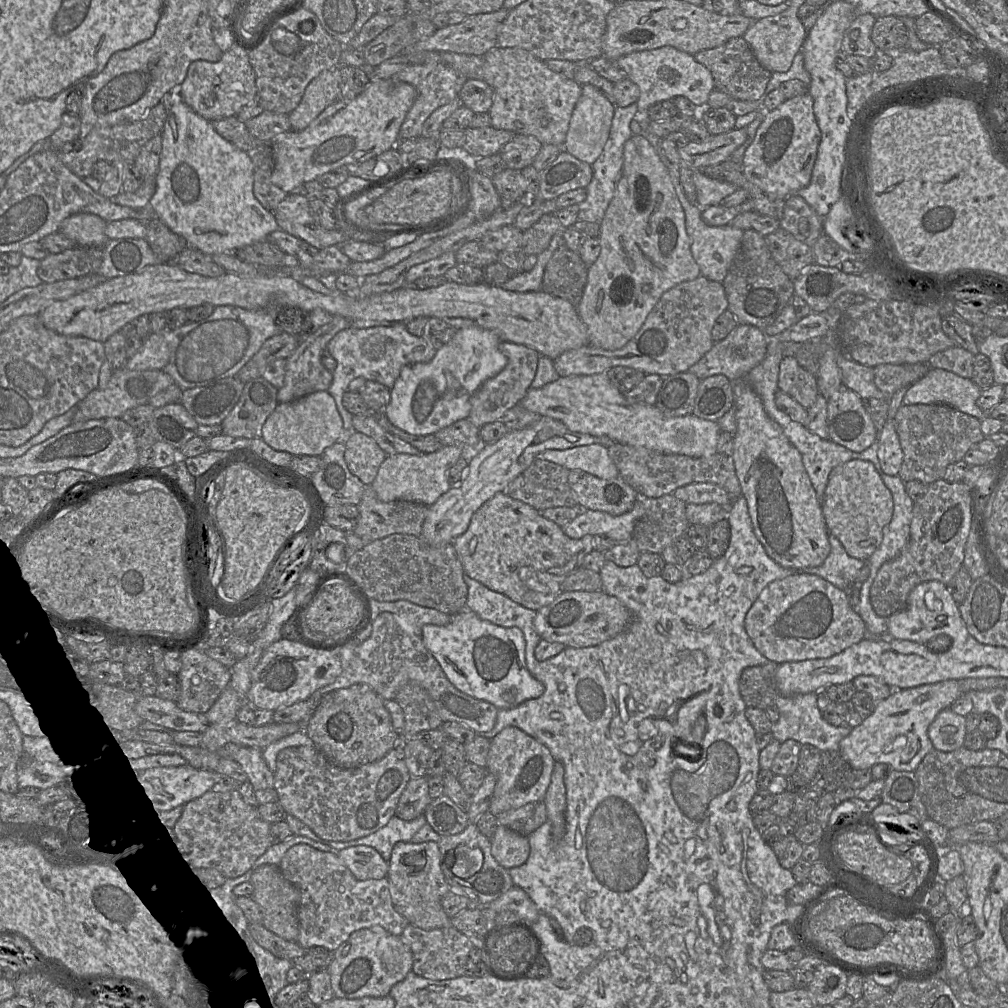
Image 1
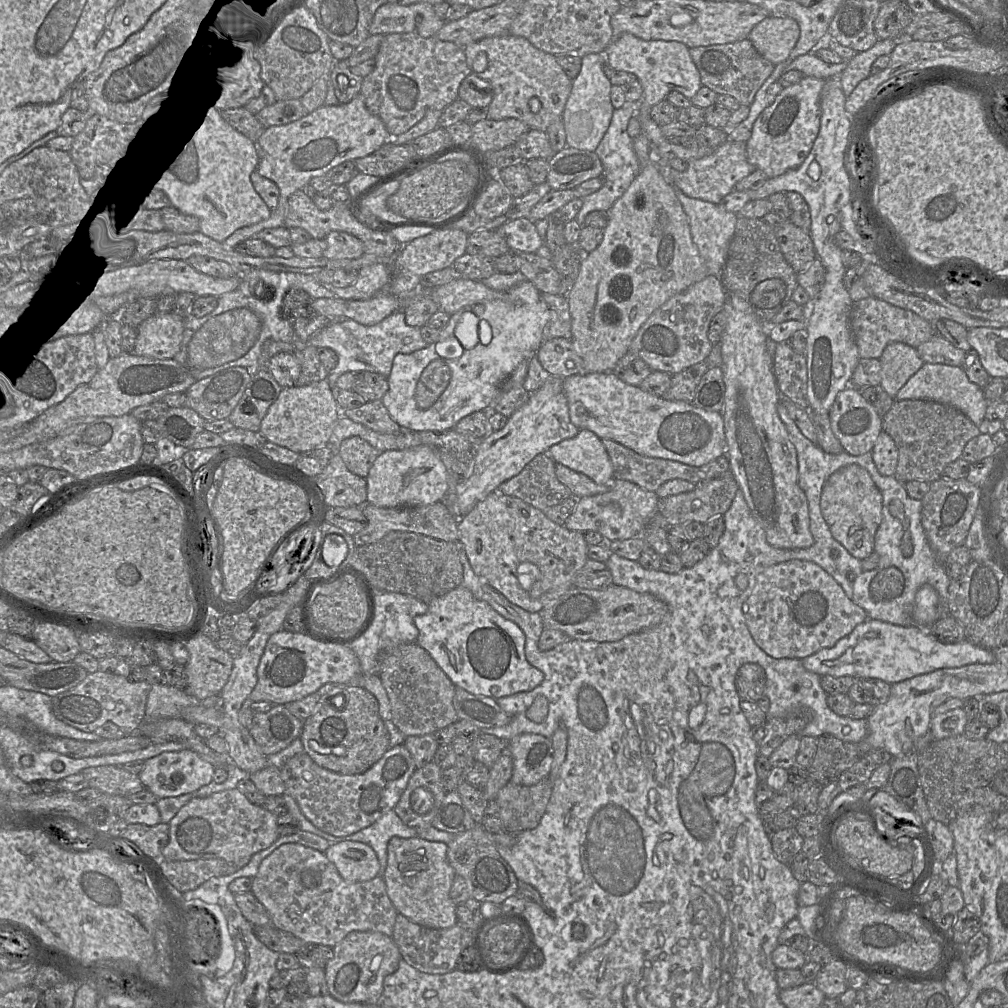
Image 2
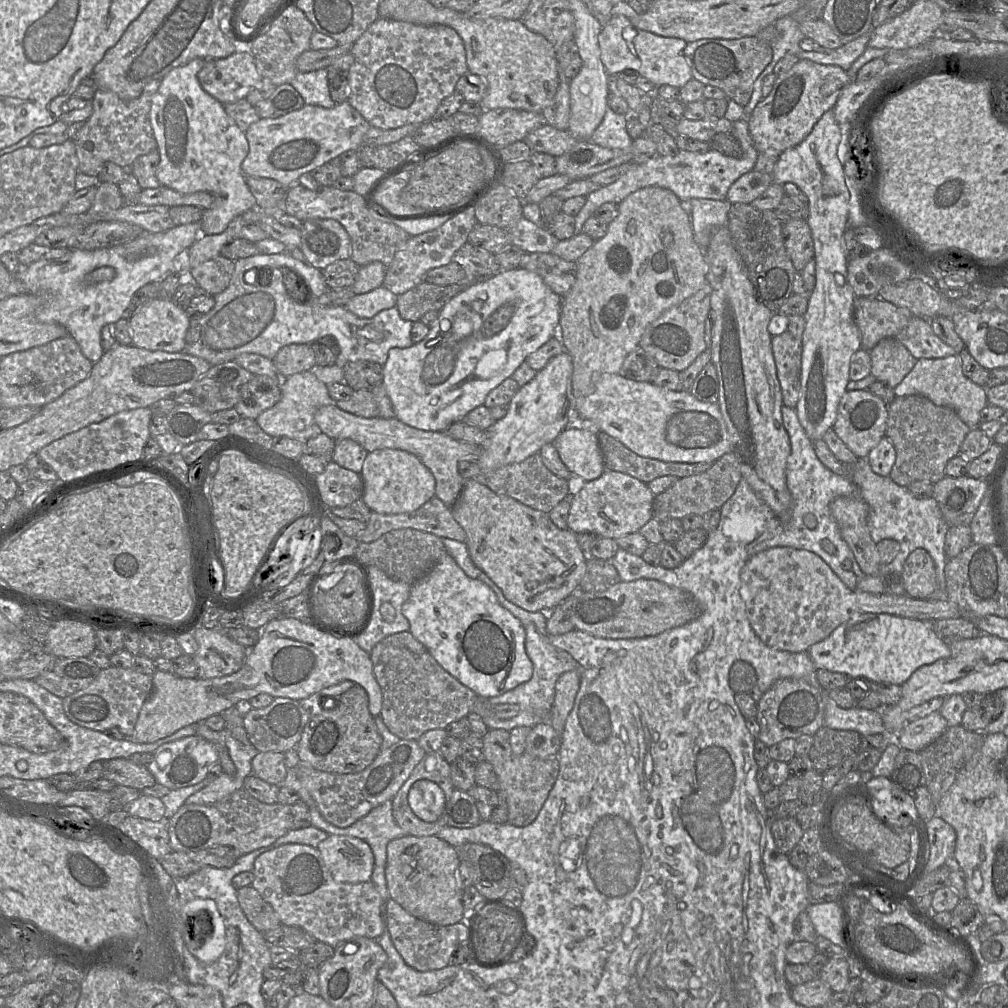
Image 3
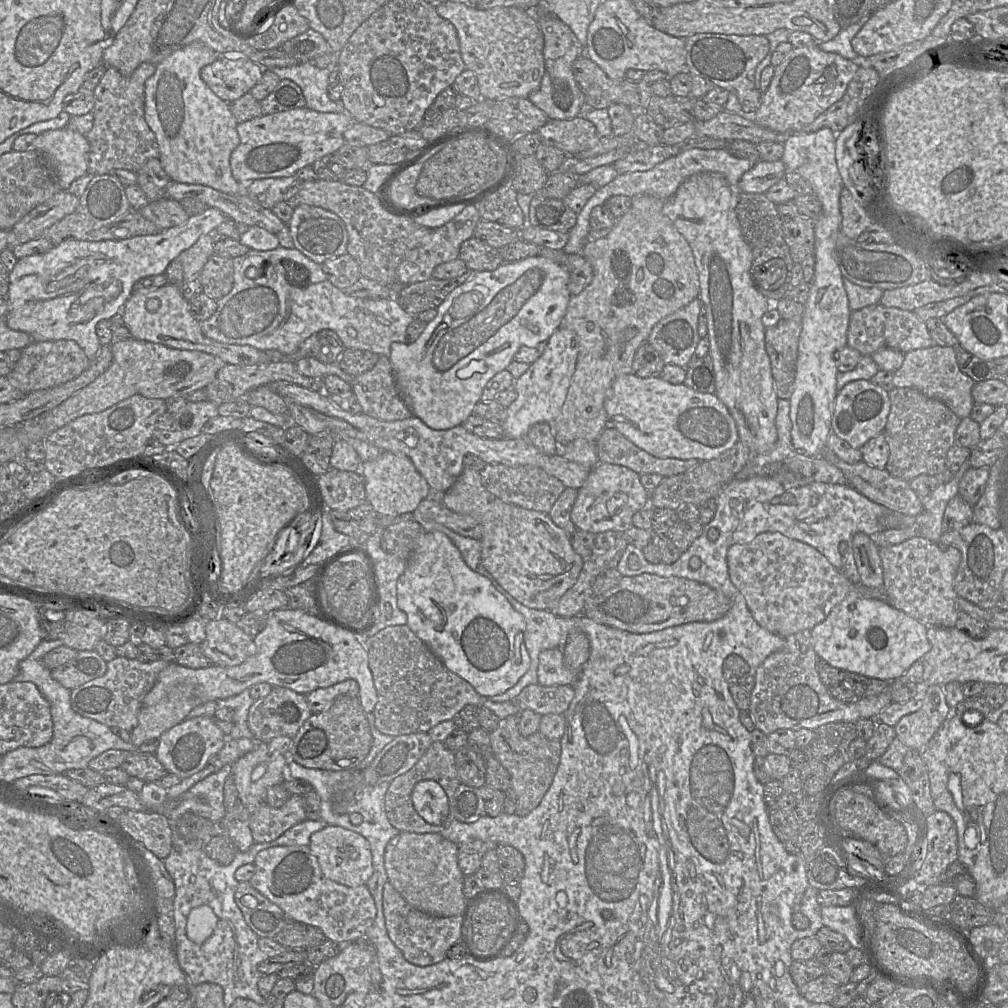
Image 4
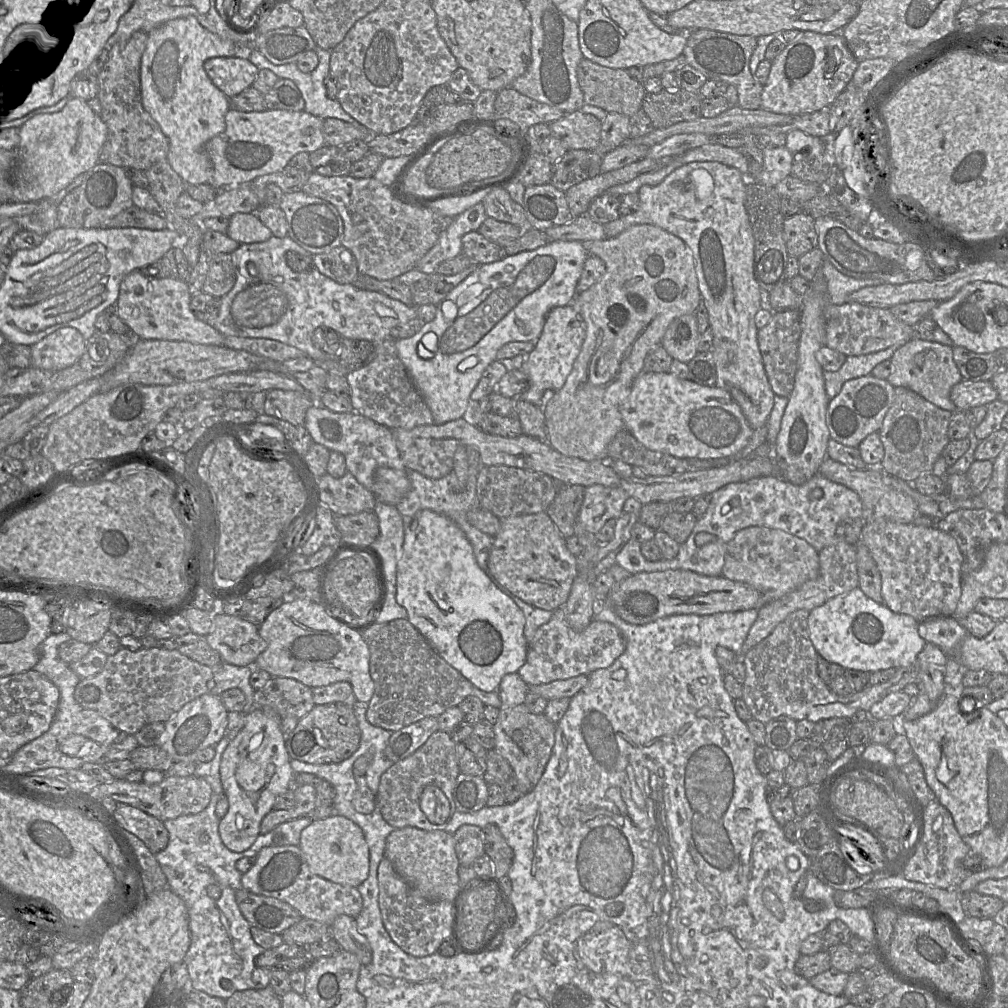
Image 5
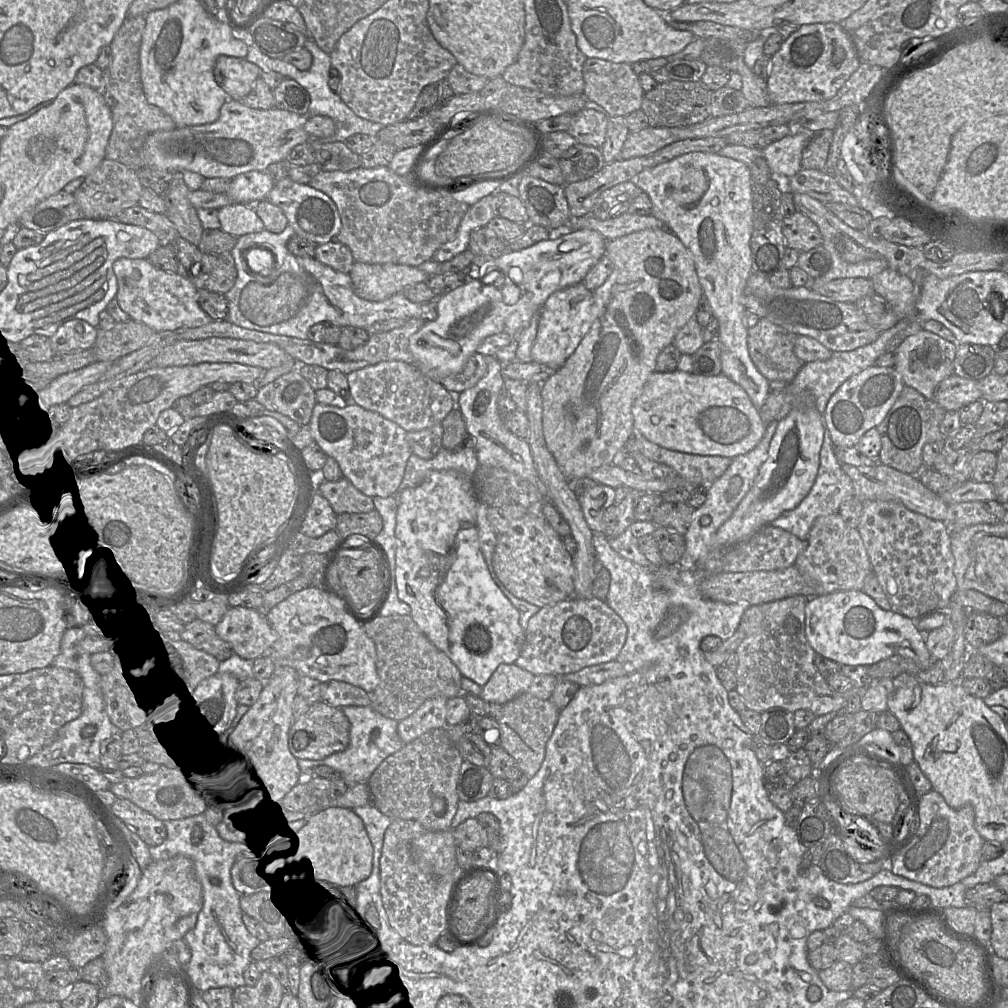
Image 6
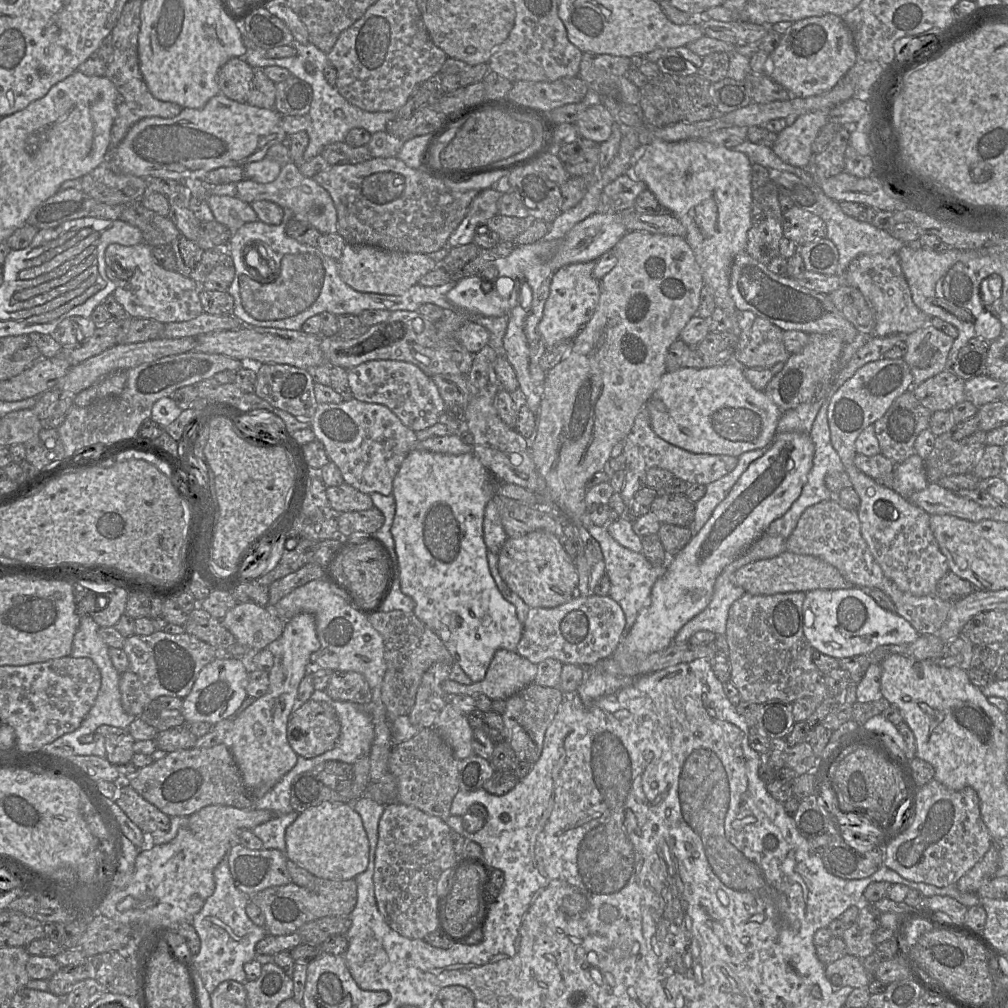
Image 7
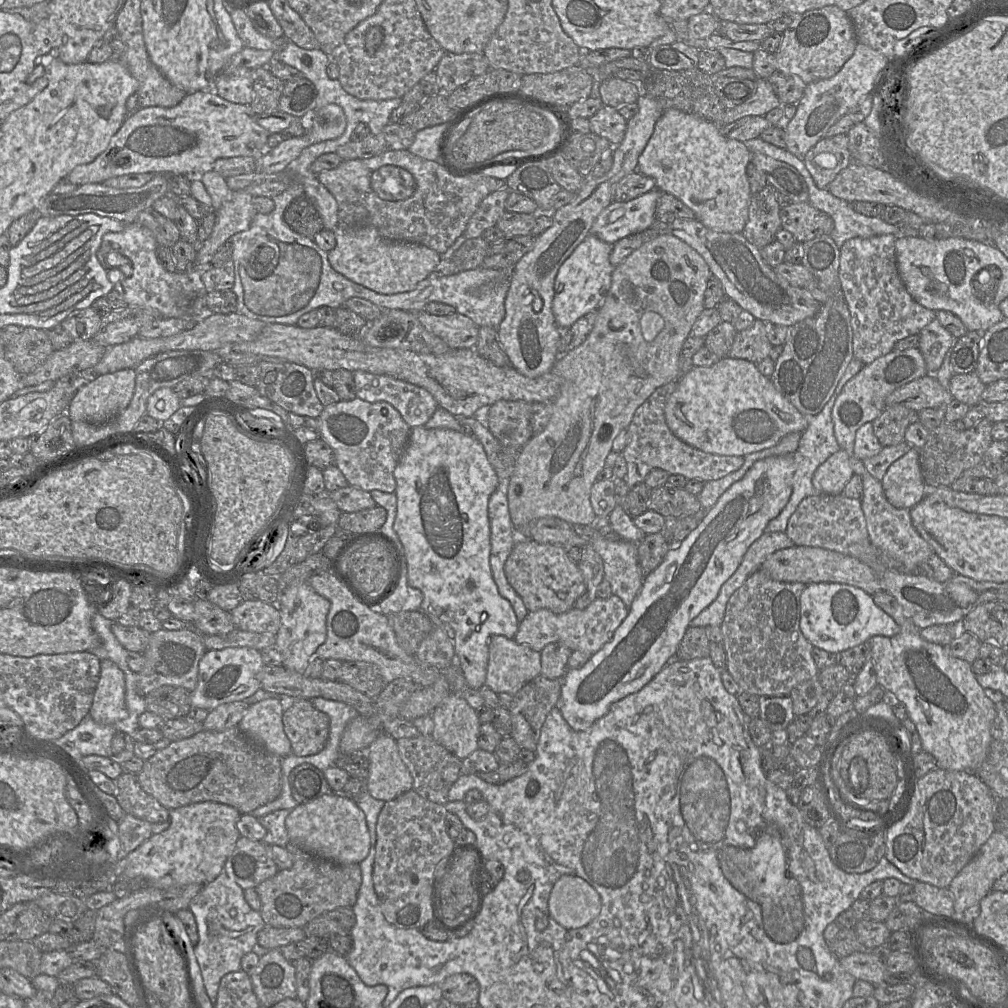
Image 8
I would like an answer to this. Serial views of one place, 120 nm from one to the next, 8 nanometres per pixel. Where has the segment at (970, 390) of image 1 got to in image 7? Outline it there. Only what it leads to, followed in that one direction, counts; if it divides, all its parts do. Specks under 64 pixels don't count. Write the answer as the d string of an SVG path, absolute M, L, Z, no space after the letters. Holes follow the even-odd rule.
M931 323L907 336L907 351L903 359L912 373L913 385L919 385L945 370L954 340Z

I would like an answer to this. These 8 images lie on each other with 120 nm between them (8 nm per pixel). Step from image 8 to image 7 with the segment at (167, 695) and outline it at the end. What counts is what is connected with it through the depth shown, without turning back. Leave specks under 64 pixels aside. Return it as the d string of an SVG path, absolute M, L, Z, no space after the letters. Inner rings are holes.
M172 696L156 698L137 718L141 718L156 728L158 732L186 725L183 714L183 699Z

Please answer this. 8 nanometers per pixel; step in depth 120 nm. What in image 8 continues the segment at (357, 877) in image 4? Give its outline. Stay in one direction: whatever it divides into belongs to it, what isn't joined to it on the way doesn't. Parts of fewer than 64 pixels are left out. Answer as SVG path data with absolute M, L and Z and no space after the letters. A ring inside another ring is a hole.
M333 792L298 804L287 816L286 828L292 844L337 864L360 864L369 854L366 816L357 802L342 793Z

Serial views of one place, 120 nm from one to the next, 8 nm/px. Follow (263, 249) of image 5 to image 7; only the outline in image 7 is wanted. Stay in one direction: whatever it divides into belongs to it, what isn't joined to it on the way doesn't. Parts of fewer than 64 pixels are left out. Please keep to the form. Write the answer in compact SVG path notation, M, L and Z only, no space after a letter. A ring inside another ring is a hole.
M283 209L283 219L278 225L269 225L256 220L244 224L232 233L231 239L226 245L226 252L232 258L235 266L235 276L228 289L228 293L234 299L233 316L244 326L271 327L288 330L302 330L303 323L310 317L330 312L336 316L352 314L358 316L364 310L398 310L419 311L419 308L427 303L435 304L447 312L454 310L453 305L447 299L447 293L457 282L450 281L441 286L428 287L416 284L398 295L376 294L358 292L348 286L339 276L337 261L324 255L318 246L299 243L286 234L286 225L293 218L289 209ZM261 247L268 254L269 276L264 277L255 269L249 267L245 262L245 254L249 248Z

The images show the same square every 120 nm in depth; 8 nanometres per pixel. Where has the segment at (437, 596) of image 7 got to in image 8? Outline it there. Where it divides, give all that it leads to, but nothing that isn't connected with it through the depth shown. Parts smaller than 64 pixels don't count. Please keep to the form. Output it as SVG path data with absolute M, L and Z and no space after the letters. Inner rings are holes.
M416 426L411 428L408 443L394 469L394 477L396 481L395 493L397 496L397 514L393 524L393 529L397 533L404 548L407 563L408 584L411 587L422 591L423 601L420 610L430 618L433 622L433 627L441 627L447 633L449 638L453 640L455 662L461 669L468 687L471 689L480 689L485 684L487 675L488 640L493 635L501 635L509 639L514 639L519 627L519 622L511 604L498 593L498 588L493 580L489 564L490 526L488 519L488 501L491 494L497 488L497 475L488 461L482 444L473 435L465 432L457 432L451 429L429 429L424 426Z

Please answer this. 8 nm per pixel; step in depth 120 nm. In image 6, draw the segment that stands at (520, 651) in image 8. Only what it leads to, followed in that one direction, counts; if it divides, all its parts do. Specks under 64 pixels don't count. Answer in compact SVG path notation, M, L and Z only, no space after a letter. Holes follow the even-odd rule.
M515 663L500 664L487 683L482 686L479 697L486 702L500 705L528 692L534 675L518 667Z

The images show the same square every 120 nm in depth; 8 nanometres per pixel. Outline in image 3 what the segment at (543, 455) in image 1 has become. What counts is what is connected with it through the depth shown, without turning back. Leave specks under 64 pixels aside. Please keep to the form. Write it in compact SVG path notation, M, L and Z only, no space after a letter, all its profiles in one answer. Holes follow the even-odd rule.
M572 424L559 434L553 444L575 478L574 482L597 479L605 471L597 431L592 427Z

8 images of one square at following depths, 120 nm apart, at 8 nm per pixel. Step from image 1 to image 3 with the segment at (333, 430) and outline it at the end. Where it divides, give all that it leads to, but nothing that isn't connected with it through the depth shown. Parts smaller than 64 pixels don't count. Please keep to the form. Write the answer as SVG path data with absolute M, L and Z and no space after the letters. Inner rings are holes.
M312 371L287 377L282 384L280 400L270 409L262 412L256 422L260 428L273 438L289 437L303 443L321 431L314 420L318 408L334 403L327 385L317 379Z

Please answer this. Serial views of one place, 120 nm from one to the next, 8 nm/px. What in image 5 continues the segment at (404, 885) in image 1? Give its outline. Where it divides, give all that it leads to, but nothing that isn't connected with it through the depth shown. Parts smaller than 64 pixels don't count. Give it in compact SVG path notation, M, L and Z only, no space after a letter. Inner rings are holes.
M415 827L395 829L386 840L385 857L393 865L395 871L420 895L432 901L457 901L463 887L460 887L458 868L460 862L454 849L453 835L444 830L425 831Z

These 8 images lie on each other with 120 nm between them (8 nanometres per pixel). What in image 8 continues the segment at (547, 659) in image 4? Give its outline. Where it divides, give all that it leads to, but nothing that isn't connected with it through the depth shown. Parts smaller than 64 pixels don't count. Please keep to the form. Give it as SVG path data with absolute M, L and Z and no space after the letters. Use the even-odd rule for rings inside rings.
M611 595L607 599L595 598L584 609L571 608L565 613L555 614L546 609L529 612L519 623L518 631L514 640L521 645L528 646L534 651L541 652L550 643L560 643L571 651L582 651L593 655L604 644L611 640L615 630L627 617L629 609L623 601Z

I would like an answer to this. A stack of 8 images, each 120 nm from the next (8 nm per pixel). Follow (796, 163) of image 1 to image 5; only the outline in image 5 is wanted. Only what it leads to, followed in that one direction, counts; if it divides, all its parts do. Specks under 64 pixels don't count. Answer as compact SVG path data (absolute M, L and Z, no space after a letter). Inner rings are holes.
M802 31L771 61L770 73L761 95L761 108L794 116L828 110L852 80L858 64L843 39L842 31L830 34Z

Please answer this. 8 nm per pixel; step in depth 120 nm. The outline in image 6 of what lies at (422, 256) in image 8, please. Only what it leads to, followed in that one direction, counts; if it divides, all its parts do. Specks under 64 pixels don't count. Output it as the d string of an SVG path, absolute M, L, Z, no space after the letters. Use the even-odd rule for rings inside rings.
M355 261L349 272L357 296L382 301L402 292L407 286L427 282L430 275L416 266L369 264Z

